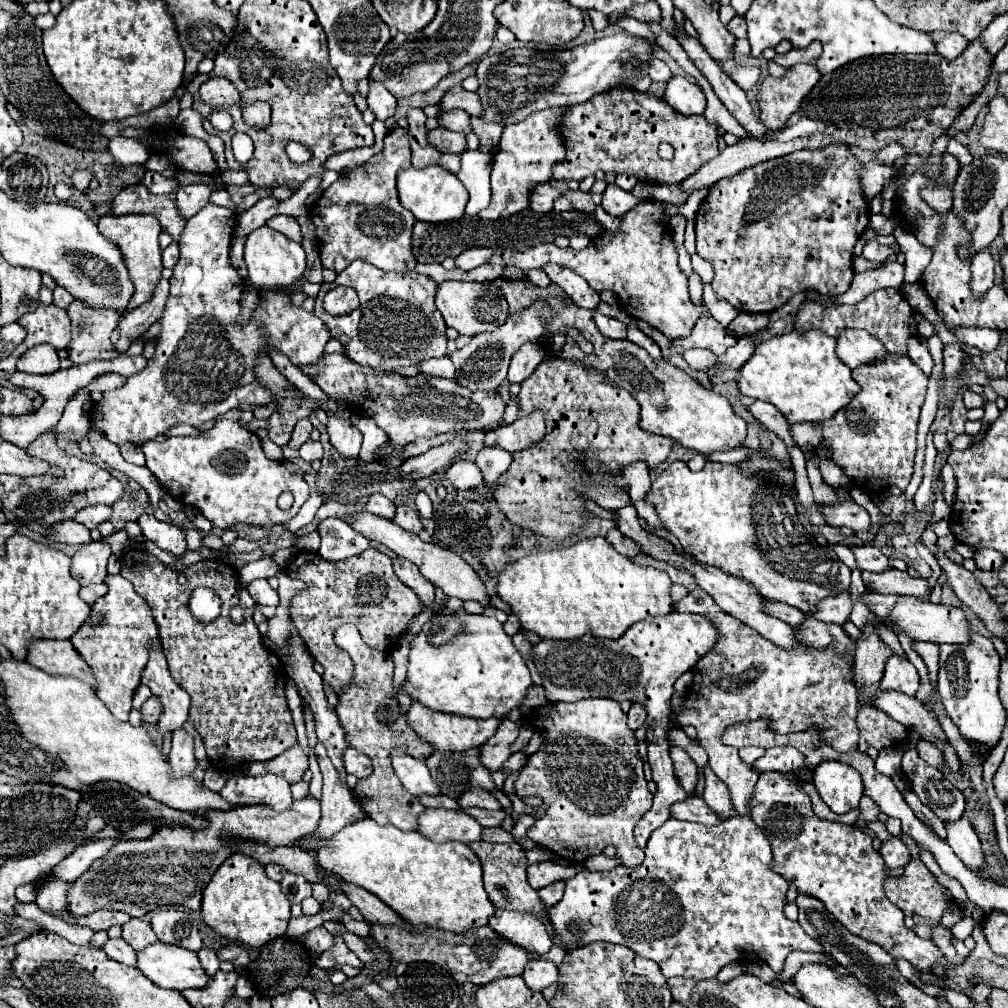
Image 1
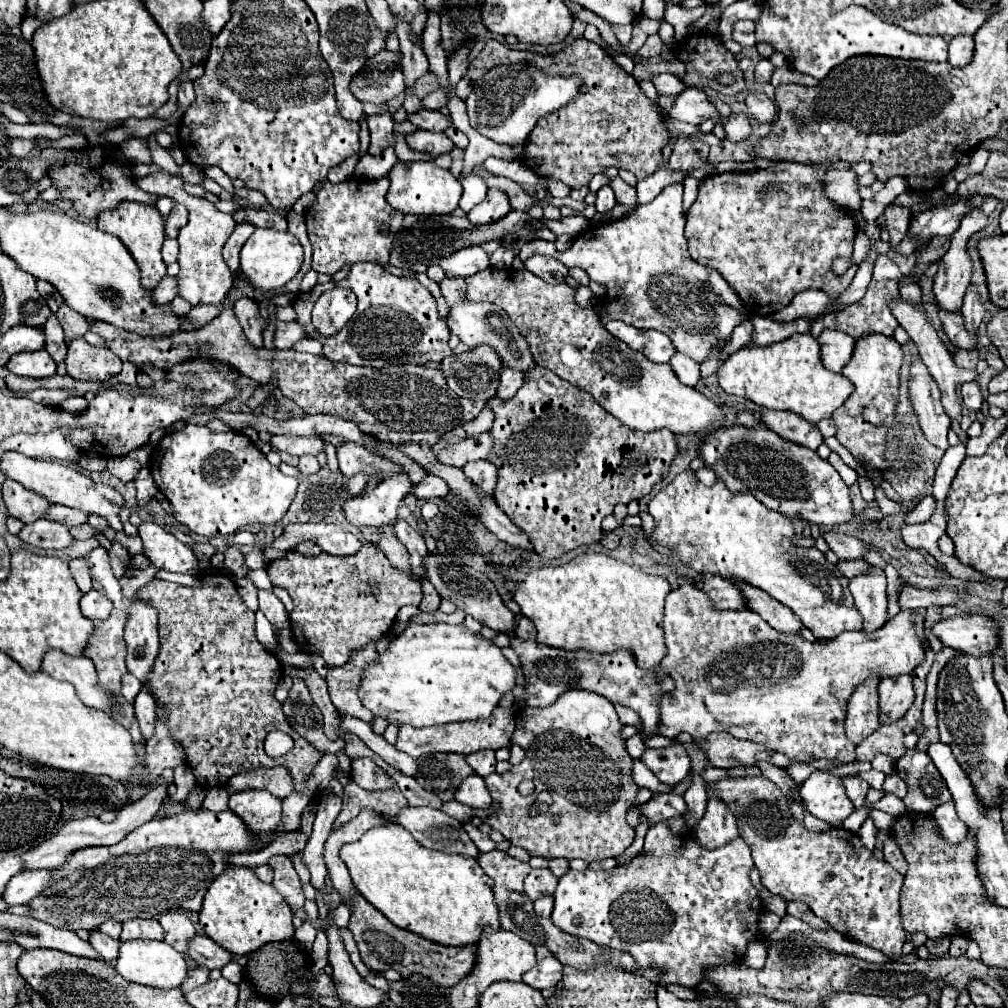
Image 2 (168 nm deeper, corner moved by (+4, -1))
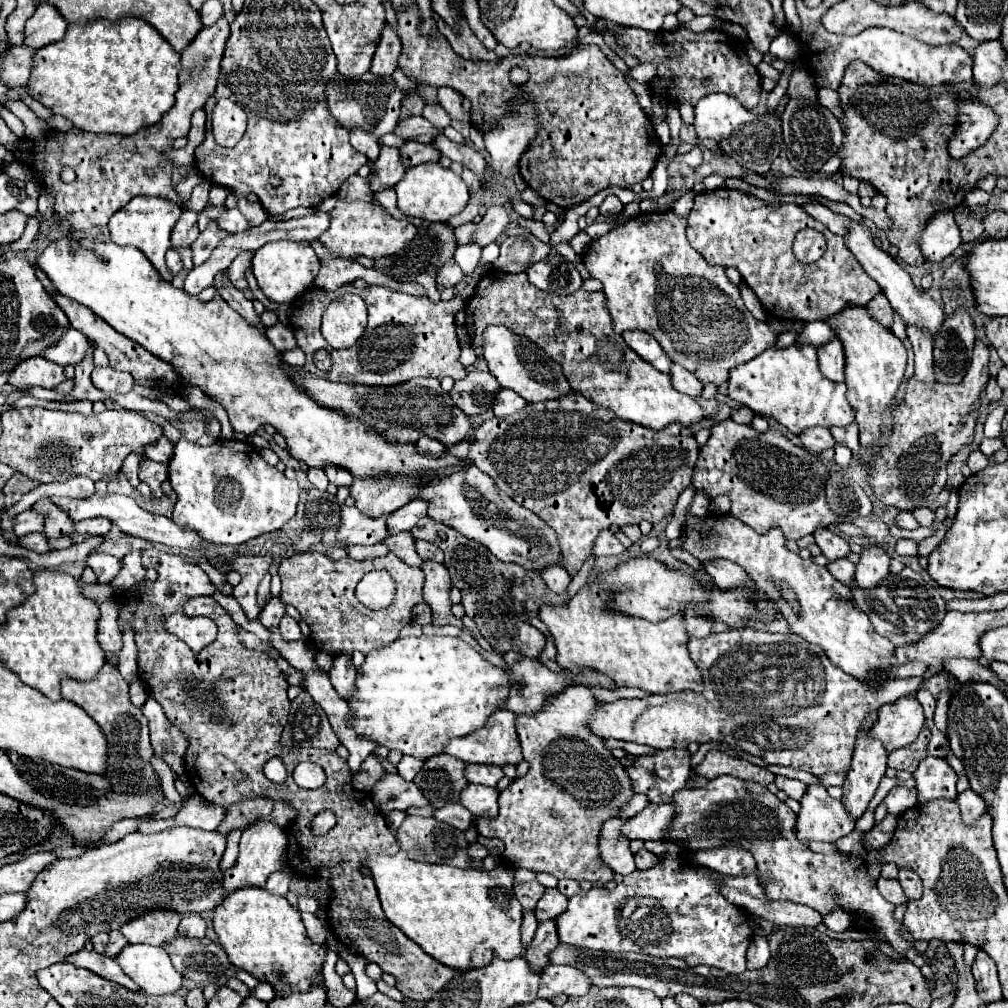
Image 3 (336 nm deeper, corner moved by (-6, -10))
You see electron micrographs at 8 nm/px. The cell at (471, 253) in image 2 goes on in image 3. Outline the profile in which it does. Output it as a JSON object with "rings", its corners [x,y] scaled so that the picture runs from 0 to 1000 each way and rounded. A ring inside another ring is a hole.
{"rings":[[[447,258],[447,260],[443,260],[441,264],[438,264],[438,266],[436,266],[434,282],[438,282],[438,284],[449,284],[449,282],[453,282],[457,276],[459,276],[457,266],[453,264],[453,260],[451,260],[451,258]]]}

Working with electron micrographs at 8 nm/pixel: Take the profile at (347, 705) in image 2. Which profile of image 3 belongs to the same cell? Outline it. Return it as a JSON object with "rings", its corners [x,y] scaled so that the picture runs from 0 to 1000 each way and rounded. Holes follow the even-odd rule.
{"rings":[[[346,649],[330,651],[330,661],[326,665],[326,673],[338,692],[346,692],[352,687],[352,671],[354,671],[354,665],[352,665]]]}

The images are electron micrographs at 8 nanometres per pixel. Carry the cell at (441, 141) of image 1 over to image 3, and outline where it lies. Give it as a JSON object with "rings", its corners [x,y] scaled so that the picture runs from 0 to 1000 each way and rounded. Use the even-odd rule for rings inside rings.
{"rings":[[[404,139],[398,147],[396,147],[396,155],[402,167],[412,165],[412,163],[420,163],[420,161],[434,161],[436,159],[436,151],[432,151],[432,147],[428,143],[420,143],[414,139]]]}

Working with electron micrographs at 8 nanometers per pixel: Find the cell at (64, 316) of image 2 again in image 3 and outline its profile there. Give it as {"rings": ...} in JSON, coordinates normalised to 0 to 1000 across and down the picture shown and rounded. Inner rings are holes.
{"rings":[[[86,351],[84,357],[80,361],[74,363],[76,371],[74,371],[74,385],[70,387],[70,397],[104,397],[104,391],[100,387],[96,387],[90,379],[90,367],[92,367],[92,353]]]}

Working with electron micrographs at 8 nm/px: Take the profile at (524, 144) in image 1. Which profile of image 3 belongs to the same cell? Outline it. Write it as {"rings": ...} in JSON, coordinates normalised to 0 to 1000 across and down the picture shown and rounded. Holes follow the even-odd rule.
{"rings":[[[499,204],[493,206],[483,206],[483,212],[479,214],[479,218],[475,222],[459,222],[455,226],[451,226],[451,240],[453,244],[459,242],[473,242],[477,246],[481,246],[483,242],[491,240],[491,236],[501,230],[501,226],[505,224],[505,214],[501,210]]]}

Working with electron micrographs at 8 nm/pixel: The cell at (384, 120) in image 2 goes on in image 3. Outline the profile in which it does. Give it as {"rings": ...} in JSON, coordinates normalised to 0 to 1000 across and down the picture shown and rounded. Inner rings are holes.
{"rings":[[[378,147],[376,157],[368,163],[368,173],[366,173],[366,185],[368,190],[378,190],[382,187],[390,187],[402,173],[402,167],[396,159],[396,149],[394,147]]]}

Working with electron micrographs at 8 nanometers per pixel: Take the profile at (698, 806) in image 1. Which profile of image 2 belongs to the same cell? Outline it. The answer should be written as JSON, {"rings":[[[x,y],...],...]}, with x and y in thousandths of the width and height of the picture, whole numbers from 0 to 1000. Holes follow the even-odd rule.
{"rings":[[[658,787],[658,789],[648,789],[636,803],[636,811],[644,813],[646,818],[658,814],[658,813],[672,813],[680,811],[684,807],[682,797],[676,789],[668,787]]]}

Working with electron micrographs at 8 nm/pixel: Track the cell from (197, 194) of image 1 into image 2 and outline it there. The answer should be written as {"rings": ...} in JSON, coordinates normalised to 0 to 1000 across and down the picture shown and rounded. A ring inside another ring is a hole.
{"rings":[[[174,201],[172,203],[172,207],[170,207],[170,213],[168,213],[168,217],[164,219],[164,231],[166,231],[166,235],[176,235],[176,231],[178,231],[178,227],[182,225],[182,223],[186,223],[186,207],[182,205],[182,203],[178,203],[178,201]]]}

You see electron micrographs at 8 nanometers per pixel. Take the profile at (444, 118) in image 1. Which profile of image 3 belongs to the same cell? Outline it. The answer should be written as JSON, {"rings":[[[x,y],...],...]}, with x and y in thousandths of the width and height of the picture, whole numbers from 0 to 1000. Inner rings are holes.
{"rings":[[[408,115],[408,117],[402,117],[394,123],[394,127],[390,129],[390,133],[394,133],[396,137],[400,139],[410,139],[414,135],[420,135],[420,133],[428,133],[428,135],[434,135],[436,129],[432,129],[422,117],[414,117],[414,115]]]}

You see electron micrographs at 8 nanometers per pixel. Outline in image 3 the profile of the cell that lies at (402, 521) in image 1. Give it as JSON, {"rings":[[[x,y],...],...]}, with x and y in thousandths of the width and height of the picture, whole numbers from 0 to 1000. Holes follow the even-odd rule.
{"rings":[[[420,558],[418,565],[422,567],[422,583],[420,583],[420,591],[422,597],[428,601],[430,605],[430,619],[432,621],[452,621],[460,623],[458,615],[453,615],[447,609],[447,575],[445,575],[445,567],[439,560],[434,558]]]}

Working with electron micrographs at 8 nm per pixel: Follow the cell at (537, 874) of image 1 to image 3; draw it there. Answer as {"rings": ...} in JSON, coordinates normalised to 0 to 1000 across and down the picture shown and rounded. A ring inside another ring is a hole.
{"rings":[[[543,881],[541,889],[531,899],[531,909],[535,915],[541,915],[553,911],[559,903],[563,903],[563,891],[553,881]]]}

